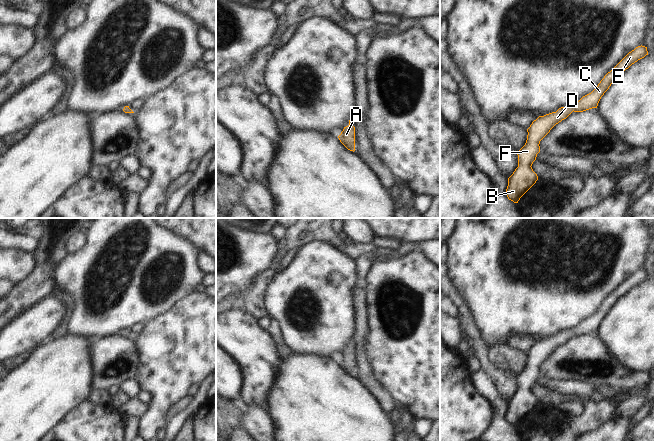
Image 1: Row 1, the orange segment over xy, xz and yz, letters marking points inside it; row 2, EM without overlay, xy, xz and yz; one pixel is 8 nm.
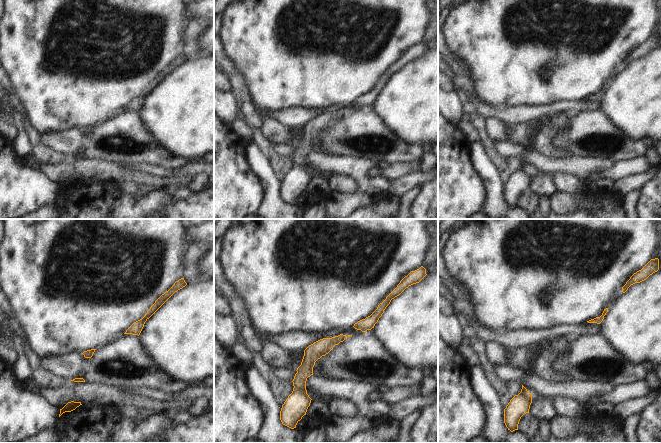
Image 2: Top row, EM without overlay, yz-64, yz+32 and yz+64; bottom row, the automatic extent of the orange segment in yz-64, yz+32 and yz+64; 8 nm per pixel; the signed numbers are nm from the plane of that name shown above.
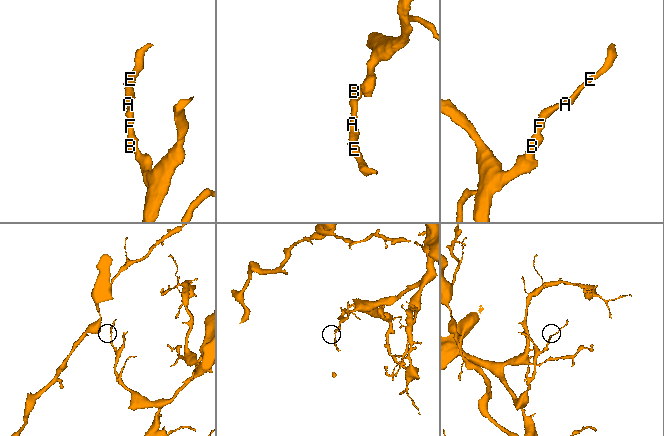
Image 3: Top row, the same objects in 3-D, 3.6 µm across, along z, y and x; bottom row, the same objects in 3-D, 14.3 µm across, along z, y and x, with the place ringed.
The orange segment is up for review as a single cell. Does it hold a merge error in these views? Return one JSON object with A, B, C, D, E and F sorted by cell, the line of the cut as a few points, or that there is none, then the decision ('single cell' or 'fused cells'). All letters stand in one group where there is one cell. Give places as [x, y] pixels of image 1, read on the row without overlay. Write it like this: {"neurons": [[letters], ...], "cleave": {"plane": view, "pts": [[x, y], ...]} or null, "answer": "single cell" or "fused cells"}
{"neurons": [["A", "B", "C", "D", "E", "F"]], "cleave": null, "answer": "single cell"}

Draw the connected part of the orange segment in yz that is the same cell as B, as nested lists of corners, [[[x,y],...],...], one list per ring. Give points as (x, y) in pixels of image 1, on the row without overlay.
[[[638,270],[629,276],[604,302],[598,310],[589,318],[583,320],[572,330],[559,332],[556,336],[539,340],[527,353],[528,359],[525,369],[517,375],[518,391],[508,402],[506,419],[509,424],[518,427],[520,422],[536,407],[537,398],[532,393],[532,388],[540,376],[540,365],[559,346],[566,343],[573,335],[583,336],[597,332],[604,317],[619,298],[628,293],[632,288],[648,279],[647,271]]]

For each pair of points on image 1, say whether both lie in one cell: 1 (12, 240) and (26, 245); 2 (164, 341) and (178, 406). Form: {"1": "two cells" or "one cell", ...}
{"1": "one cell", "2": "two cells"}

